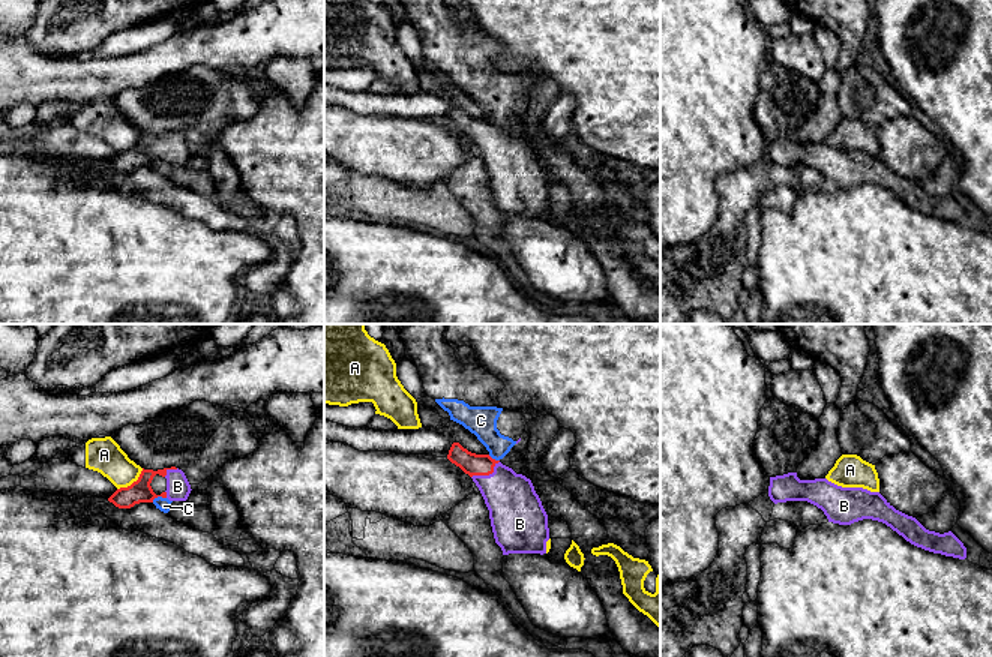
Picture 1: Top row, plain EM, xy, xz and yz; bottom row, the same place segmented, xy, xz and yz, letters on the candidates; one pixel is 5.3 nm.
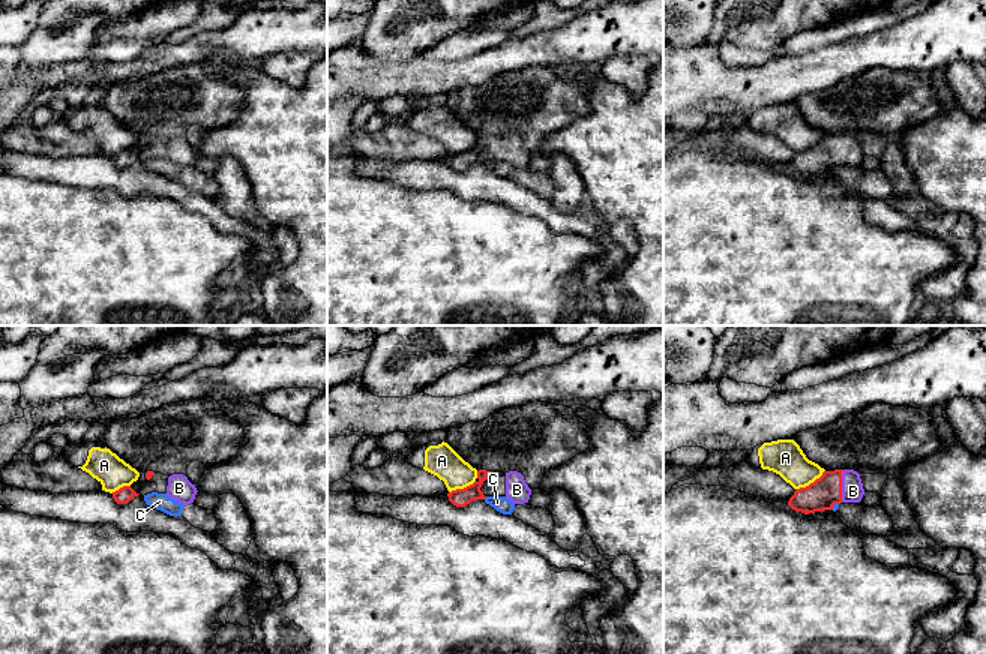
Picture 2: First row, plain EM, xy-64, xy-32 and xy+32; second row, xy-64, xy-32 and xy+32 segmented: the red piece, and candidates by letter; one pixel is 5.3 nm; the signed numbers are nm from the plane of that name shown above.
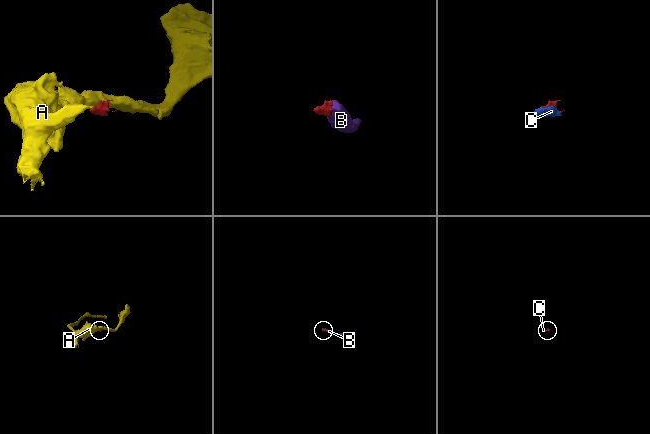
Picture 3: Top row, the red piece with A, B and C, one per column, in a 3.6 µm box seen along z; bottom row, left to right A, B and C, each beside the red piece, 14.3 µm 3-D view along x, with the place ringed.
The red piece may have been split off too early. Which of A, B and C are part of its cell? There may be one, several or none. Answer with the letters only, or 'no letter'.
B

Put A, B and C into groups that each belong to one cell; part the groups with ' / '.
A / B / C

